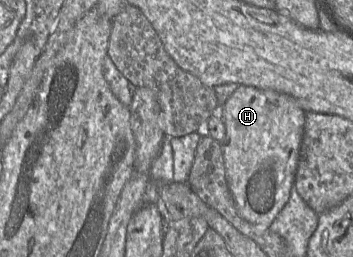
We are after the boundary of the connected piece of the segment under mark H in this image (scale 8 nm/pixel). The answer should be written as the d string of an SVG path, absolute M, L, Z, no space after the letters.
M239 85L222 108L218 109L218 113L226 128L225 141L222 143L226 180L238 212L249 223L270 228L288 202L294 186L306 112L287 94Z

